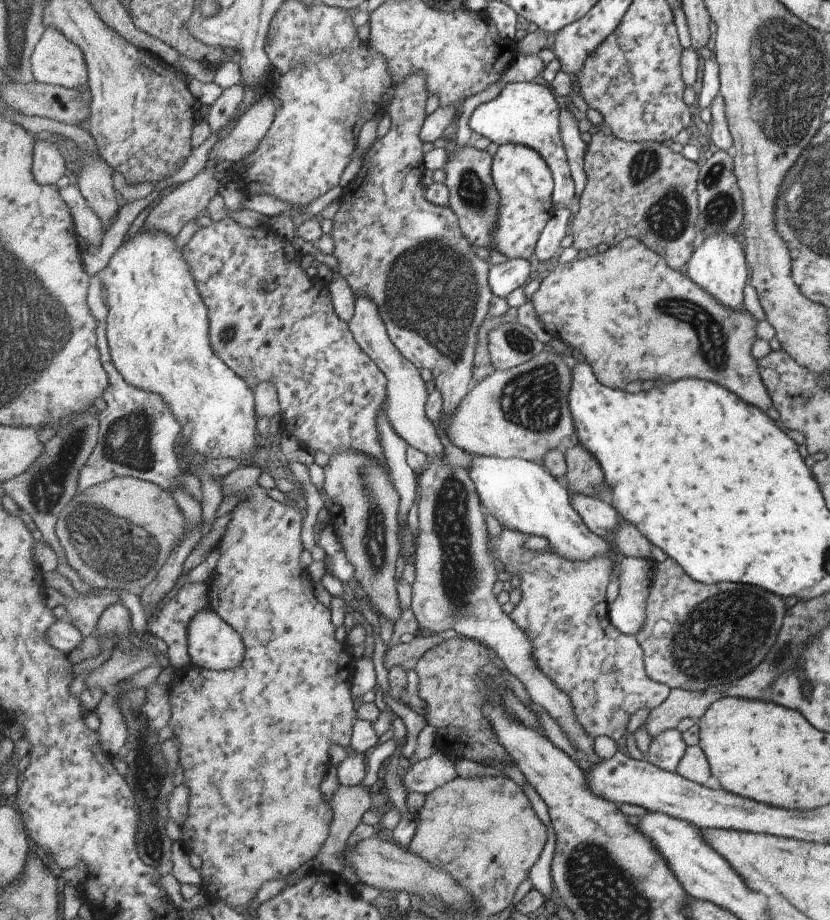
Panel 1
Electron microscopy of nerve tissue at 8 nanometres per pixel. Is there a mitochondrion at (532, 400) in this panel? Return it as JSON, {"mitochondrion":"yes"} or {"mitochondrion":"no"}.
{"mitochondrion":"yes"}

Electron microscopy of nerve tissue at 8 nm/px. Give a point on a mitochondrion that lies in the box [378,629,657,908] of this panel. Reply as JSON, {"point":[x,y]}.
{"point":[492,842]}

